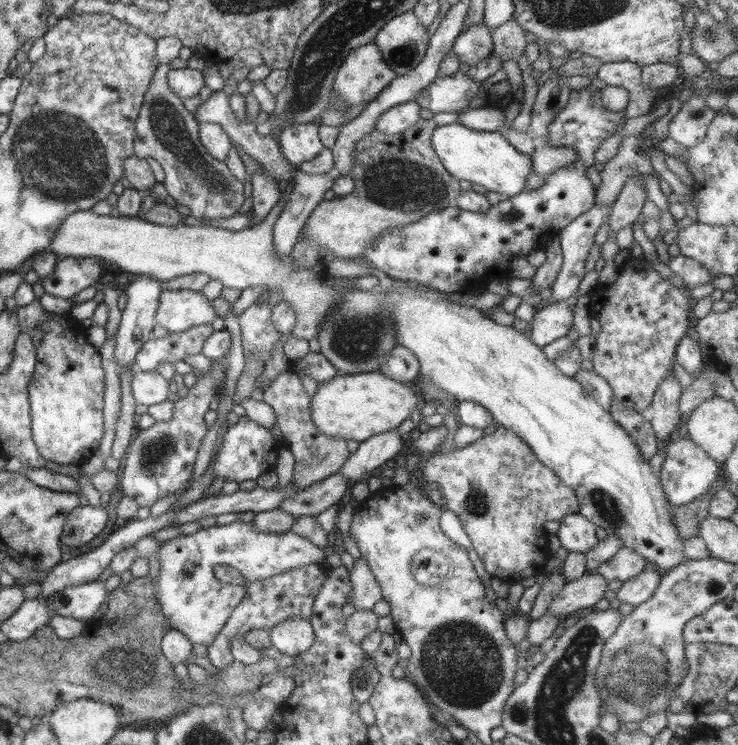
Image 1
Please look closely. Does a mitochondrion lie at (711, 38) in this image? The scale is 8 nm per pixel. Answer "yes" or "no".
yes

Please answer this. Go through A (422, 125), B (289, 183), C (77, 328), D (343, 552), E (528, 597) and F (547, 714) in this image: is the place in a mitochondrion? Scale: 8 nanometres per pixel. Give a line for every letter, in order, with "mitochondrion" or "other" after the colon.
A: other
B: other
C: other
D: other
E: other
F: mitochondrion

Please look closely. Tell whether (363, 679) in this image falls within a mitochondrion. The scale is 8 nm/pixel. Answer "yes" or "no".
yes

